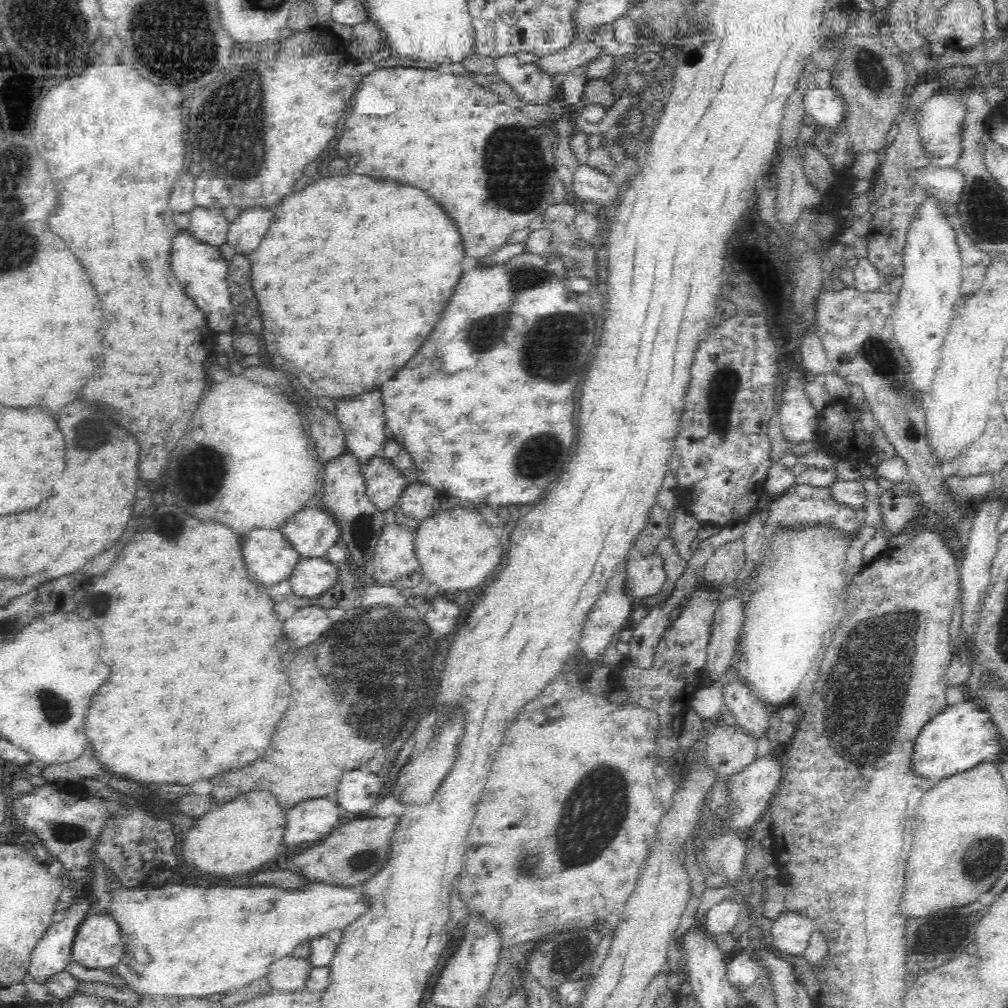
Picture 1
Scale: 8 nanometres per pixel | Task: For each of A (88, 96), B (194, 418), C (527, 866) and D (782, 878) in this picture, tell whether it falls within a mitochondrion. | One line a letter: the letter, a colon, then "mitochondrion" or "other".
A: other
B: other
C: mitochondrion
D: other

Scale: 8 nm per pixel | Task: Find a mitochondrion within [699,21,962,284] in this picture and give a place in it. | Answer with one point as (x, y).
(879, 81)

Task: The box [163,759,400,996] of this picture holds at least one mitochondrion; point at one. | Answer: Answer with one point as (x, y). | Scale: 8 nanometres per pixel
(365, 860)

